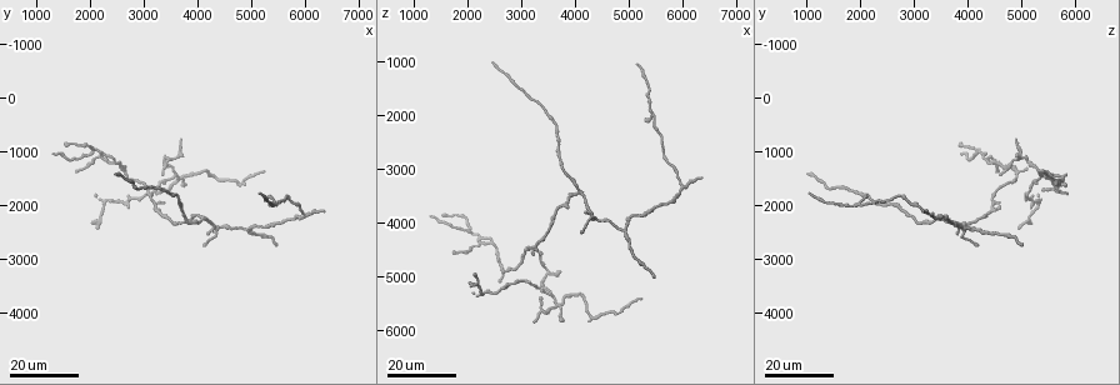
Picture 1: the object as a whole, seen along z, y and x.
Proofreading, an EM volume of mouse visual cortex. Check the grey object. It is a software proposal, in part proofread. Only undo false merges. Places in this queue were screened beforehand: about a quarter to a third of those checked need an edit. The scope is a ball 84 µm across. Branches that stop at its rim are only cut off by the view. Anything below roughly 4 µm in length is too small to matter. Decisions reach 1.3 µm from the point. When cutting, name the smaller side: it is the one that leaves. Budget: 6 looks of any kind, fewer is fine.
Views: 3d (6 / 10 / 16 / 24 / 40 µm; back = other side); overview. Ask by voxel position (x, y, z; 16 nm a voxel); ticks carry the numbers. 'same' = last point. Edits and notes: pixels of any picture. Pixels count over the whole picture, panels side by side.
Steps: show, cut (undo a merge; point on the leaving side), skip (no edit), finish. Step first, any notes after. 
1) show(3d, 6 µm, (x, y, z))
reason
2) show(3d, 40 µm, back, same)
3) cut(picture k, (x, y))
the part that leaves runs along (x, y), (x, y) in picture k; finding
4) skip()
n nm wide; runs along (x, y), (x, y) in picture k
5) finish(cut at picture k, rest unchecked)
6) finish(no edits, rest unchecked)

show(3d, 24 µm, (3550, 1200, 4950))
three-way junction

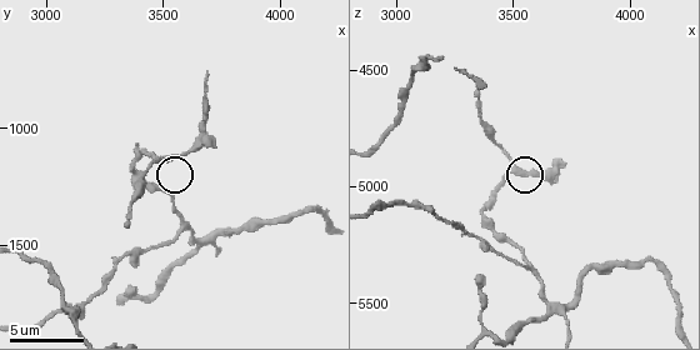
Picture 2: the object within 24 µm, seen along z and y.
show(3d, 6 µm, (3510, 1120, 4920))

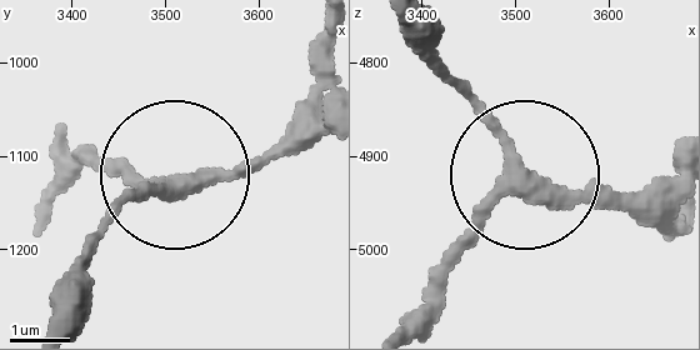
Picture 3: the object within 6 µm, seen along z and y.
skip()
continuous, no second neuron

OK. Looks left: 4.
show(3d, 16 µm, (2400, 1150, 4400))
three-way junction

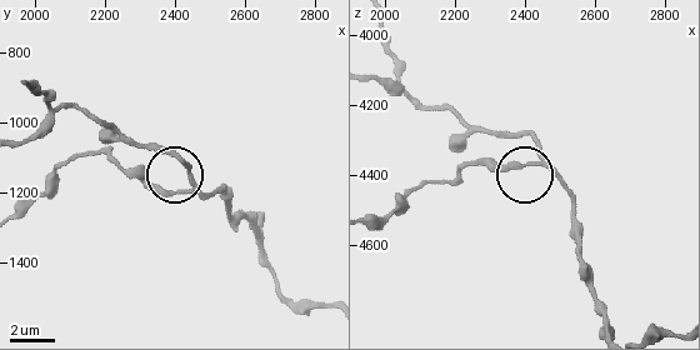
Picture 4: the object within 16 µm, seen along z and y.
show(3d, 10 µm, (2440, 1170, 4350))

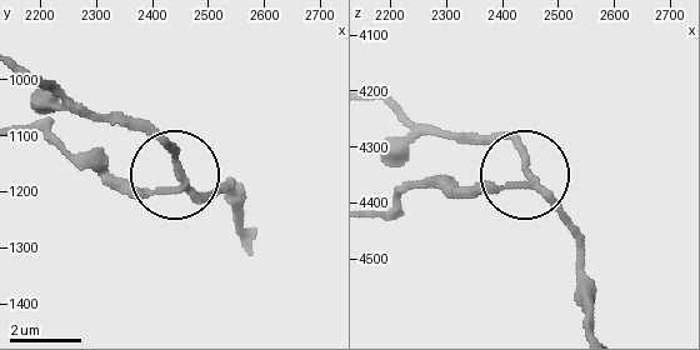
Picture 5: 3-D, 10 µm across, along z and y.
skip()
side arm 15 µm; runs along (246, 225), (226, 185), (119, 185), (95, 171) in picture 5; one neuron here

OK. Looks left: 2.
show(3d, 10 µm, (3020, 1610, 4680))
thick turns thin

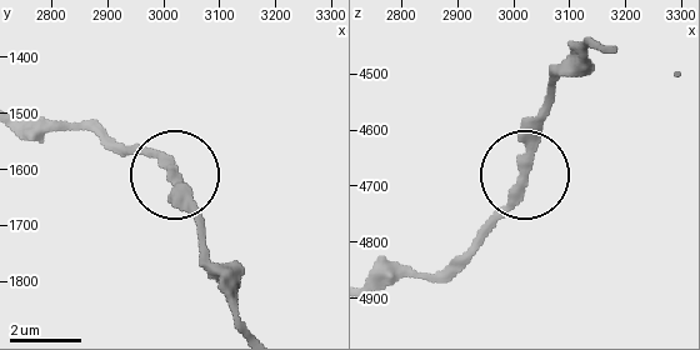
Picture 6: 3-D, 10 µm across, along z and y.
show(3d, 10 µm, back, (3020, 1610, 4665))
other side

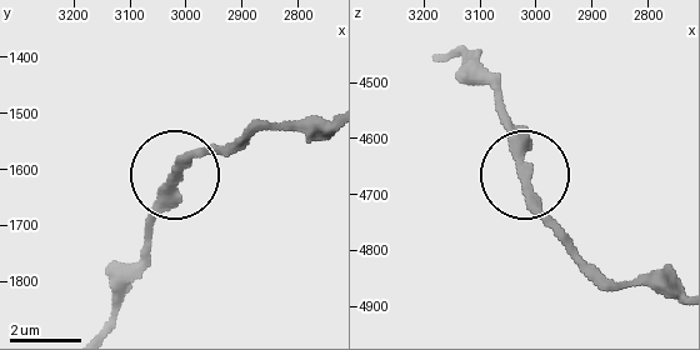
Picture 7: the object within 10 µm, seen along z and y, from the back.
skip()
runs along (449, 53), (490, 86), (523, 188), (571, 238) in picture 7; all the same neuron

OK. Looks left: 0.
finish(no edits, rest unchecked)

